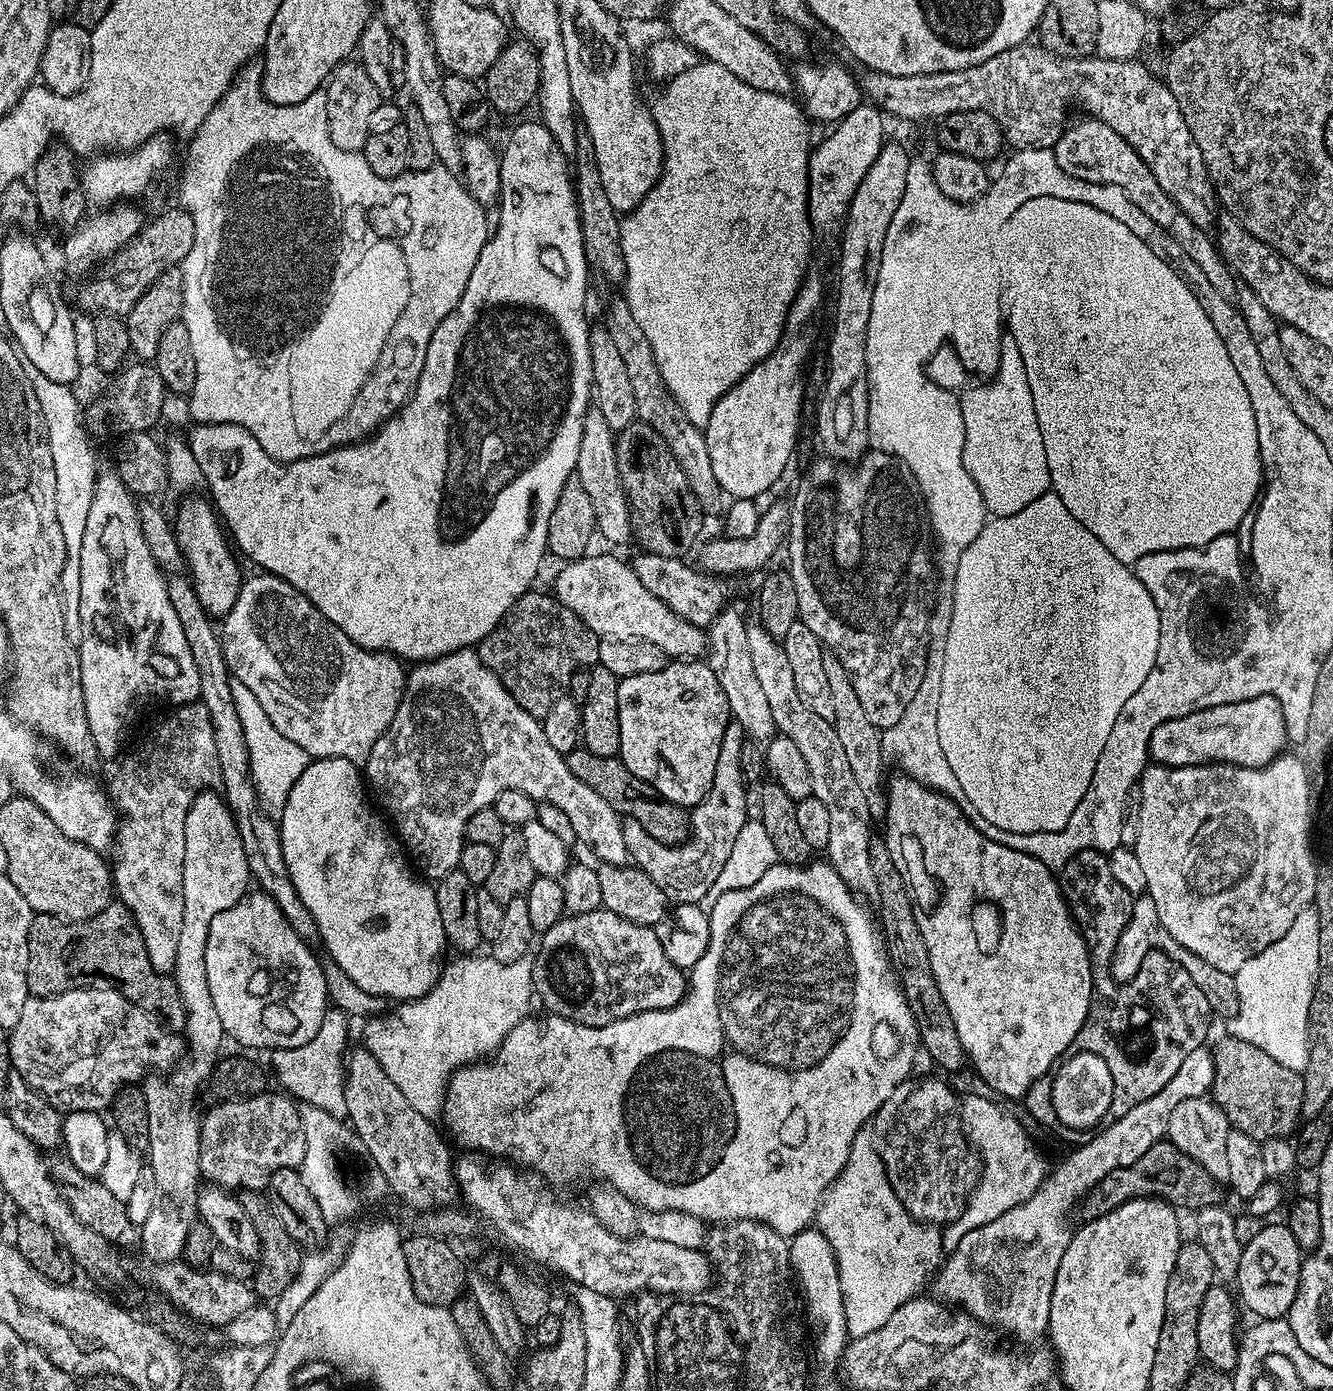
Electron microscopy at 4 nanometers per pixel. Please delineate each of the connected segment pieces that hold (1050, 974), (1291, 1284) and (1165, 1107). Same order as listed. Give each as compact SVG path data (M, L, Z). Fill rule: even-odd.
M899 775L893 780L891 777L886 784L887 812L892 815L892 832L888 832L888 840L892 840L894 866L898 866L898 874L902 874L908 887L910 902L914 906L914 918L918 918L918 930L922 930L922 942L926 942L926 954L930 954L930 970L934 970L934 982L938 982L938 990L942 990L942 1002L946 1002L950 1018L954 1018L954 1030L958 1030L958 1039L962 1042L962 1050L970 1068L972 1064L971 1071L981 1076L997 1097L1005 1096L1008 1100L1019 1101L1031 1092L1034 1082L1038 1082L1042 1074L1051 1071L1056 1059L1072 1047L1074 1034L1082 1030L1088 1011L1092 1009L1094 969L1088 943L1084 941L1080 925L1072 919L1072 912L1060 892L1060 882L1053 869L1015 843L1008 844L990 838L980 830L979 825L970 822L967 814L948 796L932 788L920 788L920 782L913 776Z
M1265 1223L1262 1231L1249 1244L1244 1245L1240 1269L1234 1281L1234 1292L1239 1303L1243 1307L1245 1304L1253 1312L1253 1317L1261 1320L1287 1317L1294 1302L1294 1294L1298 1294L1302 1263L1300 1247L1298 1242L1294 1242L1294 1234L1290 1234L1287 1223L1270 1223Z
M1201 1046L1190 1050L1186 1054L1186 1062L1178 1066L1178 1074L1162 1086L1158 1094L1154 1094L1145 1101L1138 1102L1122 1118L1118 1118L1112 1124L1101 1127L1101 1132L1097 1136L1093 1135L1085 1144L1073 1147L1072 1153L1061 1162L1060 1165L1053 1167L1045 1176L1040 1184L1040 1188L1031 1196L1026 1198L1014 1210L1006 1210L1006 1214L1001 1214L999 1218L994 1218L994 1222L986 1222L986 1226L978 1226L978 1230L970 1230L958 1246L947 1253L942 1267L934 1276L936 1284L935 1295L939 1297L945 1305L953 1306L979 1320L981 1325L997 1328L1000 1332L1009 1332L1016 1340L1028 1344L1031 1340L1036 1340L1045 1335L1048 1331L1048 1319L1050 1318L1050 1294L1054 1294L1054 1278L1058 1278L1058 1266L1062 1266L1062 1254L1066 1254L1066 1246L1070 1246L1070 1238L1074 1231L1072 1224L1072 1211L1077 1211L1078 1205L1087 1197L1091 1188L1110 1170L1126 1166L1150 1146L1157 1144L1159 1140L1165 1139L1170 1122L1170 1114L1174 1114L1174 1106L1178 1102L1186 1102L1191 1096L1207 1097L1212 1091L1214 1082L1214 1058L1207 1047Z

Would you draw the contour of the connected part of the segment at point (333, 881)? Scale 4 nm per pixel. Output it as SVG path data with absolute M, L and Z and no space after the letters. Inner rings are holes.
M313 759L302 770L302 778L294 782L278 818L282 854L298 898L306 902L306 910L317 923L319 941L324 942L329 958L344 971L345 978L368 996L385 996L391 1002L417 1000L428 995L442 971L440 955L446 949L442 914L438 914L435 887L417 875L393 829L386 820L384 825L383 819L366 791L357 761Z

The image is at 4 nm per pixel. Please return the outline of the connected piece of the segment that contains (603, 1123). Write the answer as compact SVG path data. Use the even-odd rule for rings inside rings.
M777 862L770 866L766 870L766 874L762 875L762 878L759 878L754 885L748 886L746 889L730 890L728 893L723 893L716 901L714 910L708 914L710 946L706 946L706 954L702 954L702 958L698 958L698 962L690 970L691 979L700 981L689 987L684 999L679 1000L673 1008L639 1012L633 1016L622 1018L618 1022L610 1022L610 1026L598 1026L597 1028L578 1022L570 1022L566 1018L551 1014L543 1014L544 1016L538 1017L537 1020L526 1018L522 1022L518 1022L518 1026L514 1026L514 1030L510 1030L510 1034L506 1034L506 1038L501 1042L500 1047L491 1056L475 1064L469 1064L466 1068L460 1068L457 1072L453 1072L452 1077L448 1079L448 1087L444 1094L442 1121L444 1120L445 1126L452 1131L453 1137L451 1136L451 1139L453 1141L456 1139L469 1153L485 1154L484 1152L489 1152L490 1155L496 1156L492 1158L503 1158L521 1169L531 1170L552 1186L572 1184L579 1176L593 1172L596 1178L617 1188L626 1199L632 1201L637 1209L645 1212L678 1210L686 1214L694 1214L694 1218L705 1222L713 1220L711 1223L716 1226L734 1220L757 1220L774 1230L778 1230L778 1234L783 1236L791 1238L798 1235L815 1221L816 1211L820 1209L820 1201L824 1199L824 1193L831 1188L833 1182L838 1178L838 1174L846 1166L846 1158L850 1158L850 1146L854 1142L854 1138L871 1121L873 1114L882 1106L882 1102L886 1102L886 1098L890 1098L890 1094L894 1094L898 1085L905 1083L913 1075L912 1062L914 1054L918 1050L920 1028L917 1026L914 1014L906 1002L904 991L900 988L891 967L886 963L886 952L878 939L873 917L872 920L868 917L867 910L859 902L861 903L854 895L853 889L844 885L842 878L838 878L838 874L832 869L832 865L827 862L821 862L821 864L809 862L803 866ZM712 980L720 980L720 988Z

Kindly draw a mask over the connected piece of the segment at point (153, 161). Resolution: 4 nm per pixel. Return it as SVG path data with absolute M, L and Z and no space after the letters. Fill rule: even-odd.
M164 134L152 136L145 144L139 144L137 148L131 150L116 150L111 154L100 154L92 160L88 165L83 165L80 172L80 184L84 187L84 195L89 201L92 200L96 206L112 206L117 202L124 202L127 196L140 196L152 184L155 176L160 176L172 164L172 144L168 141L169 137Z

